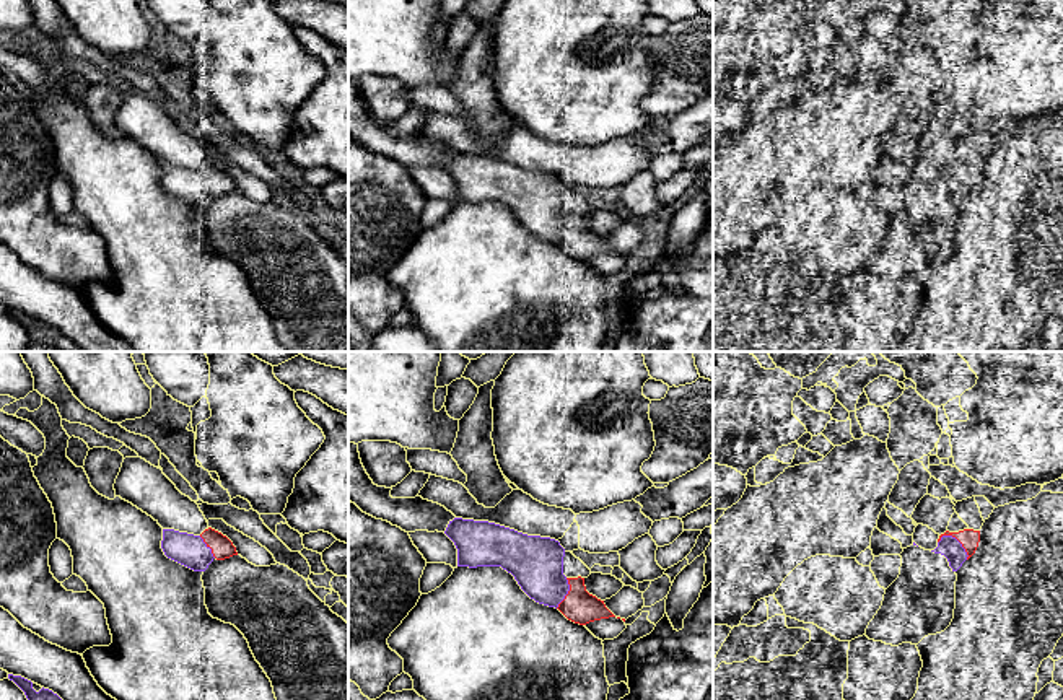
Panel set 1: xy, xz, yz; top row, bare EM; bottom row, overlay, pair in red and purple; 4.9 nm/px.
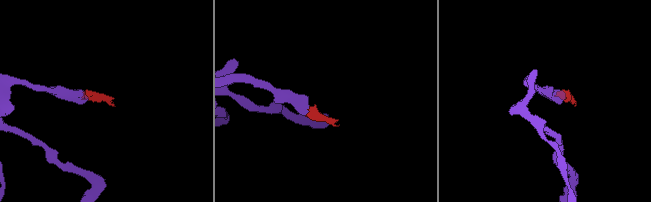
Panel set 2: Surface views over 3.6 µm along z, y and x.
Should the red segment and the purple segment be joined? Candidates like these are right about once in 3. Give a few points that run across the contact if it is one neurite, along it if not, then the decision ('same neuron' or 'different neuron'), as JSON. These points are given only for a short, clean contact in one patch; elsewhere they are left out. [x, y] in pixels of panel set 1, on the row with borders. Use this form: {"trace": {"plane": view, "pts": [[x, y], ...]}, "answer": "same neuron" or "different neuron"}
{"answer": "same neuron"}

